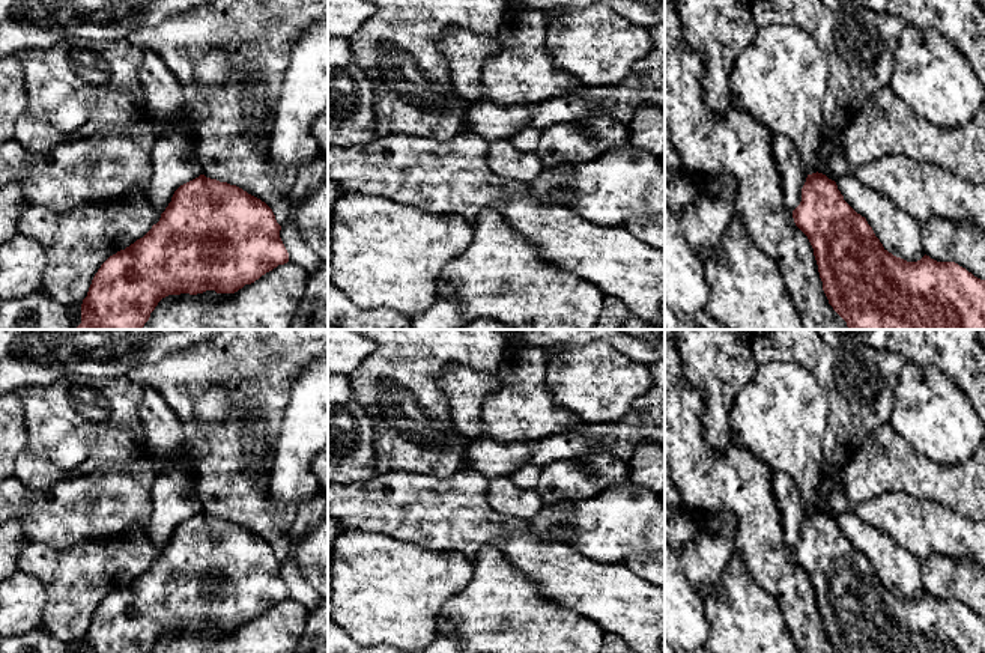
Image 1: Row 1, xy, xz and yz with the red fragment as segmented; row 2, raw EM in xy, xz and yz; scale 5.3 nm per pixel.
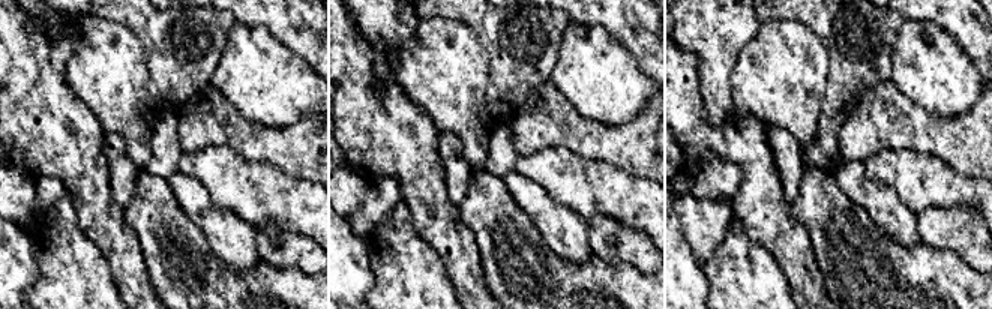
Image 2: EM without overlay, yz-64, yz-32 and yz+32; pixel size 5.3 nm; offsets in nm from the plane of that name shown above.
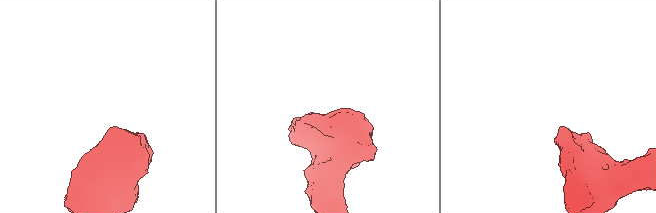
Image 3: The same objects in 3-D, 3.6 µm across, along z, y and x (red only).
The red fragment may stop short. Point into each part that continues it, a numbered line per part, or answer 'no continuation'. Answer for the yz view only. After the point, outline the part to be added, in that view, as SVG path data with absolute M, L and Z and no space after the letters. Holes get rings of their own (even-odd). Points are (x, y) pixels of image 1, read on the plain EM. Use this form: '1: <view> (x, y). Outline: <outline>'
no continuation

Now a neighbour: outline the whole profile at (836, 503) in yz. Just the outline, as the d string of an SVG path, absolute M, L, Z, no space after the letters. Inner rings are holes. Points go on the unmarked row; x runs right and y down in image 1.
M839 472L832 484L832 489L823 512L826 512L829 516L836 519L841 513L850 510L851 507L853 504L847 500L842 475Z

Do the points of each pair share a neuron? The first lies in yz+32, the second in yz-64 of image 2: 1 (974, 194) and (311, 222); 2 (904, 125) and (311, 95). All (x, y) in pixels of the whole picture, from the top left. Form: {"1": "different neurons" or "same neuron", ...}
{"1": "same neuron", "2": "different neurons"}

